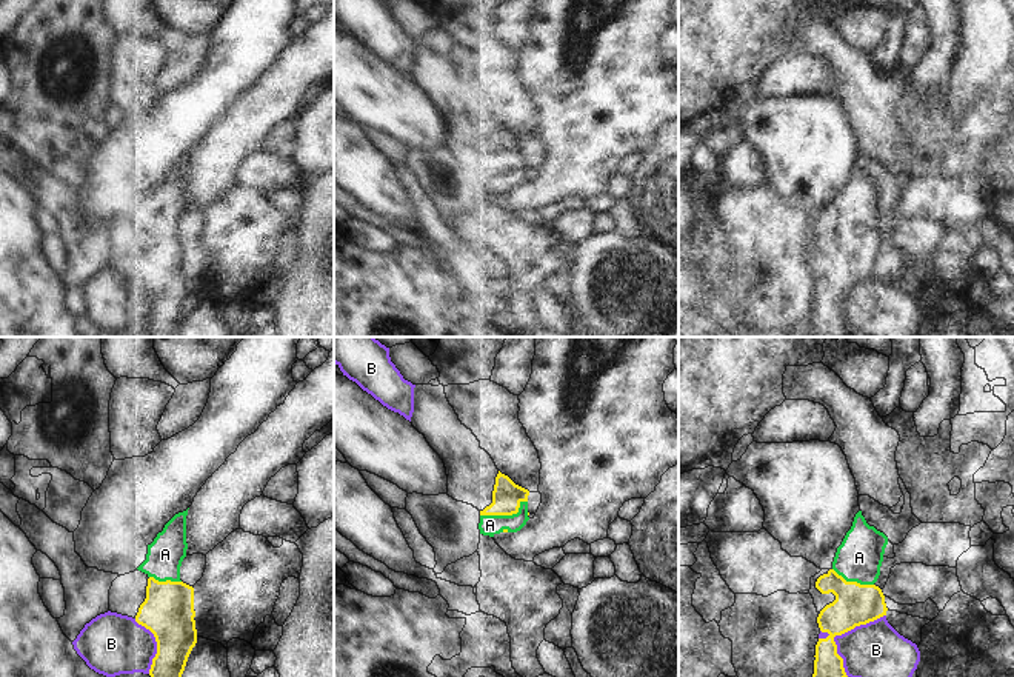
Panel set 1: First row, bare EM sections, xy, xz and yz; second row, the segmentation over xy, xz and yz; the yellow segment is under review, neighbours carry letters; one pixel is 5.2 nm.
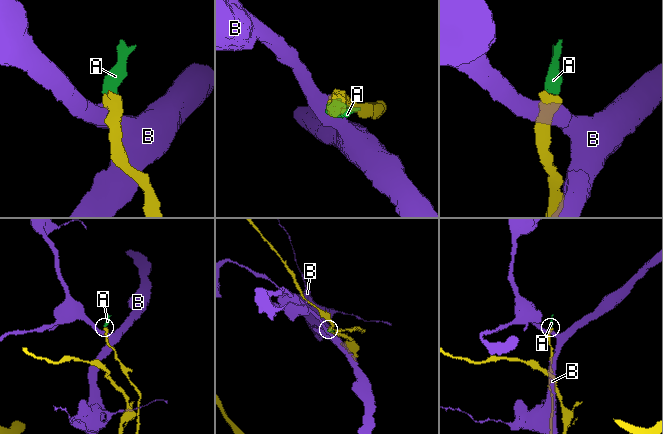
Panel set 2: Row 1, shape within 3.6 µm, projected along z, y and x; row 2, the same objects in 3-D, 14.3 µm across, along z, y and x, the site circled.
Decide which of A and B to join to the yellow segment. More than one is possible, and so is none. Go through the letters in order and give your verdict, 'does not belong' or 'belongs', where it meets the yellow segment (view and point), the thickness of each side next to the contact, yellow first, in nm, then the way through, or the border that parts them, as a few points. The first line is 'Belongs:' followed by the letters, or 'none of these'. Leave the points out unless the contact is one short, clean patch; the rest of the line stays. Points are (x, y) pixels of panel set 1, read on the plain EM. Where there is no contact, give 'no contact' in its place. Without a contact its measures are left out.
Belongs: A
A: belongs; contact xz (505, 170); calibres 160 and 110 nm; way xz (506, 151), (505, 170), (490, 180)
B: does not belong; contact yz (840, 290); calibres 220 and 300 nm

